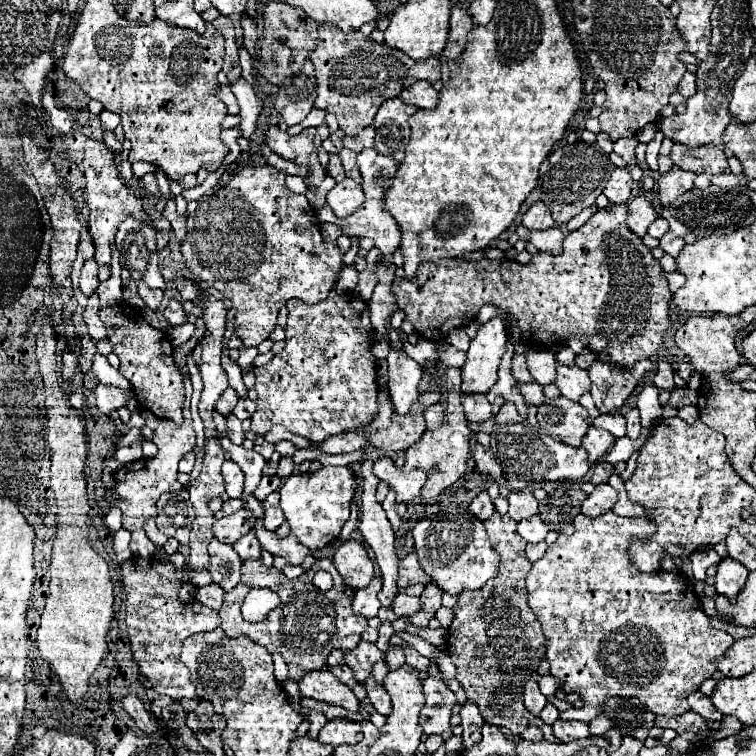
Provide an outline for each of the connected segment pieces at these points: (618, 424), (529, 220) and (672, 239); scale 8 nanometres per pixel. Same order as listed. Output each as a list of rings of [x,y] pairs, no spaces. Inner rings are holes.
[[[615,412],[615,414],[599,414],[593,420],[593,426],[603,428],[603,430],[609,430],[615,438],[625,436],[625,418],[623,418],[621,412]]]
[[[535,202],[523,214],[523,222],[521,224],[525,228],[529,228],[529,230],[549,230],[549,228],[555,226],[555,220],[551,218],[551,212],[543,202]]]
[[[667,232],[663,238],[661,238],[661,244],[659,244],[659,248],[663,248],[667,254],[671,254],[673,258],[677,258],[679,256],[679,252],[681,252],[681,248],[685,246],[685,242],[683,242],[683,238],[677,238],[677,236],[673,236],[671,232]]]

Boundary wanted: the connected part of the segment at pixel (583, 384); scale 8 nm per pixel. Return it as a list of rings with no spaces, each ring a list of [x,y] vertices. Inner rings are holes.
[[[557,366],[557,378],[553,380],[553,384],[559,388],[561,396],[569,398],[569,400],[579,400],[581,394],[589,392],[591,380],[587,370],[581,370],[579,366]]]

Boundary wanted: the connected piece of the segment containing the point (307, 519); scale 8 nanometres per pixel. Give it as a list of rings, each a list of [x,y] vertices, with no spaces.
[[[327,466],[322,467],[317,472],[301,472],[291,474],[283,484],[281,484],[281,508],[285,512],[287,522],[291,524],[291,534],[309,550],[321,550],[325,544],[333,542],[339,538],[341,528],[350,517],[350,502],[356,492],[356,475],[348,466]]]

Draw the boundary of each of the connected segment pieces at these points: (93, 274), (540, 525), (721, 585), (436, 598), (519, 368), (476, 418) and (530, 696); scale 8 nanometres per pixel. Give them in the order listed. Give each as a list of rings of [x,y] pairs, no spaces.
[[[95,258],[85,260],[83,270],[81,270],[81,284],[79,286],[81,286],[83,294],[87,294],[87,296],[91,296],[97,290],[99,278],[97,278],[97,262],[95,262]]]
[[[531,516],[531,518],[527,518],[527,520],[517,524],[517,532],[527,542],[541,542],[541,540],[545,540],[549,528],[539,516]]]
[[[725,558],[719,568],[717,568],[717,574],[715,574],[715,588],[719,594],[727,596],[729,600],[737,598],[741,586],[745,584],[747,580],[747,568],[731,558]]]
[[[427,584],[425,592],[419,598],[421,598],[421,604],[423,604],[425,612],[435,614],[441,608],[441,590],[435,584]]]
[[[515,354],[513,356],[513,376],[519,380],[519,382],[533,382],[527,366],[525,366],[525,354]]]
[[[461,394],[461,404],[469,422],[483,422],[491,418],[491,404],[485,394]]]
[[[529,680],[529,682],[523,686],[523,704],[525,704],[525,708],[527,708],[531,714],[535,714],[535,716],[539,716],[539,712],[545,708],[547,698],[539,692],[539,686],[537,686],[535,680]]]

